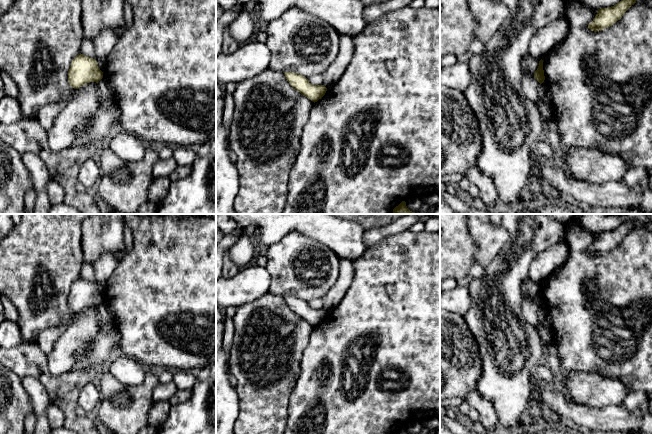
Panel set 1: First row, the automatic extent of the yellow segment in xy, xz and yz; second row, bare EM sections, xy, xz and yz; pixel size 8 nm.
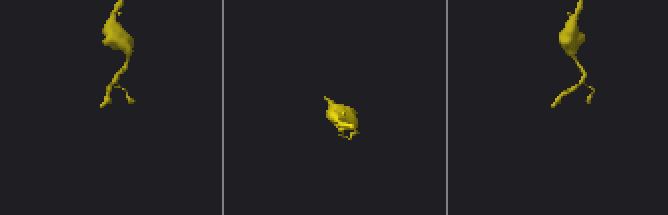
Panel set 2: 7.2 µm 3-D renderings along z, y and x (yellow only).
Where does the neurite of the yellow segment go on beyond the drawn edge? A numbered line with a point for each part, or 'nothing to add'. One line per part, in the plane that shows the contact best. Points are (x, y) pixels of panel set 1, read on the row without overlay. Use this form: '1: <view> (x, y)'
nothing to add

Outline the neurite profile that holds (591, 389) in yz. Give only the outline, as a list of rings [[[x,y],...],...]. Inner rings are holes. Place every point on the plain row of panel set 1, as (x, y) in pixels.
[[[561,369],[558,374],[560,380],[554,388],[561,390],[567,399],[590,408],[622,406],[630,393],[623,381],[595,372]]]

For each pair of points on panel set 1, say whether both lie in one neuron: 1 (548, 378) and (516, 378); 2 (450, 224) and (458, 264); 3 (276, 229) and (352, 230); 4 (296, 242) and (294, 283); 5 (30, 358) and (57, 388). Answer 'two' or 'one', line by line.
1: two
2: one
3: one
4: one
5: one

